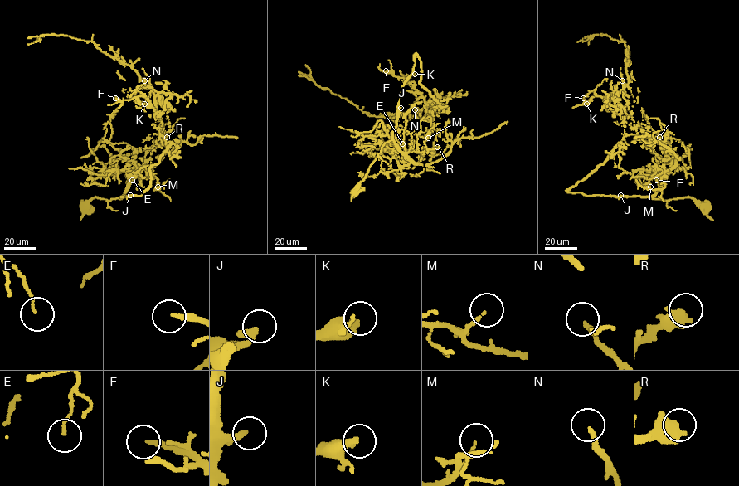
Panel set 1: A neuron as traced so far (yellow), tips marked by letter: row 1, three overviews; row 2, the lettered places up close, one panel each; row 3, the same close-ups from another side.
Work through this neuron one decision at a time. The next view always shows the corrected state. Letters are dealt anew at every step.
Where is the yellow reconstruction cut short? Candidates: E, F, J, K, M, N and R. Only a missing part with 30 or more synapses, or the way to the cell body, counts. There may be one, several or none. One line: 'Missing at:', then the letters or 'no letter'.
Missing at: F, K, N

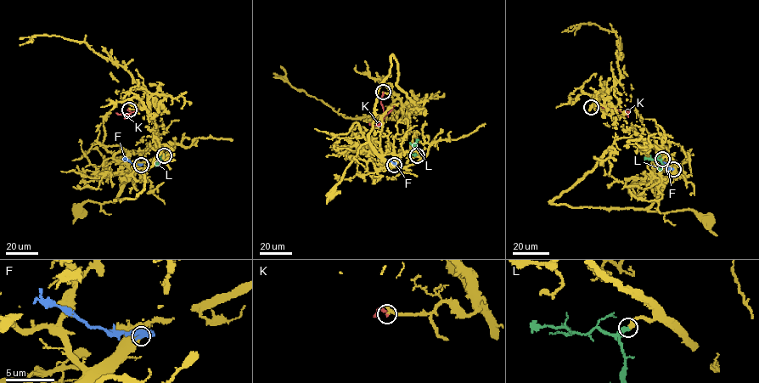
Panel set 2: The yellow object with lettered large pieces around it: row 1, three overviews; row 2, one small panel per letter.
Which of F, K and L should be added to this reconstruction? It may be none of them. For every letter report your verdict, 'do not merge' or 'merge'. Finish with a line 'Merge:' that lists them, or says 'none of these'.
F: do not merge
K: do not merge
L: merge
Merge: L

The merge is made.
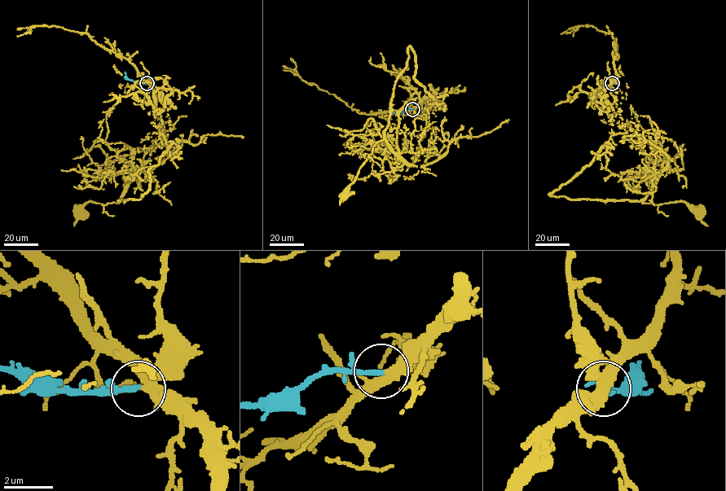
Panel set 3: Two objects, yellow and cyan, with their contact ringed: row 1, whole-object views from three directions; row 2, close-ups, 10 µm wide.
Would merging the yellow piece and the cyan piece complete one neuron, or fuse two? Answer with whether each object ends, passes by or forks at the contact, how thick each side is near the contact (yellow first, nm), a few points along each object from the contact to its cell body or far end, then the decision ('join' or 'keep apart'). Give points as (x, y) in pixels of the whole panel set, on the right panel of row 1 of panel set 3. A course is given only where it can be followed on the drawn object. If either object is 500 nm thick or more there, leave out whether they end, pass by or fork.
yellow forks there; cyan ends there; 360 nm thick on the yellow side, 240 nm on the other; yellow runs (612, 83), (604, 92), (607, 114), (625, 133), (613, 134), (589, 164), (549, 195), (684, 201), (697, 210); cyan runs (612, 83), (615, 81), (615, 72); join

